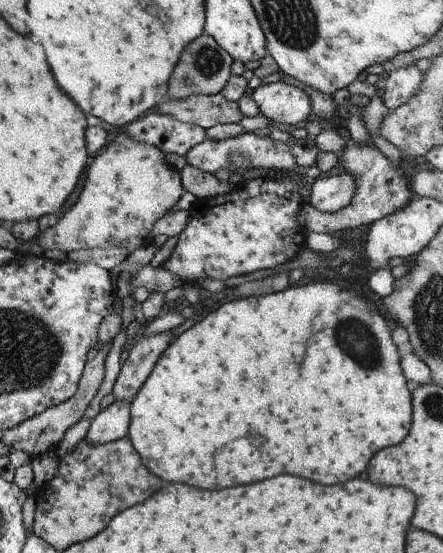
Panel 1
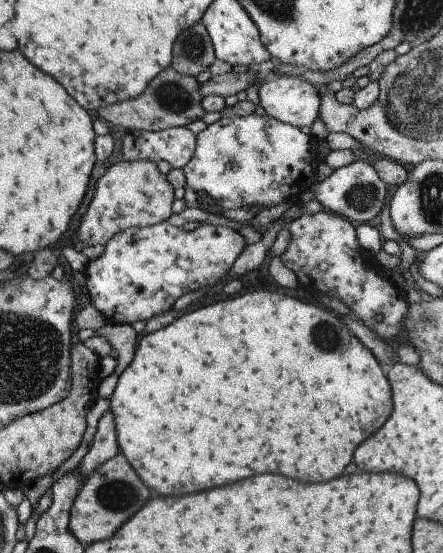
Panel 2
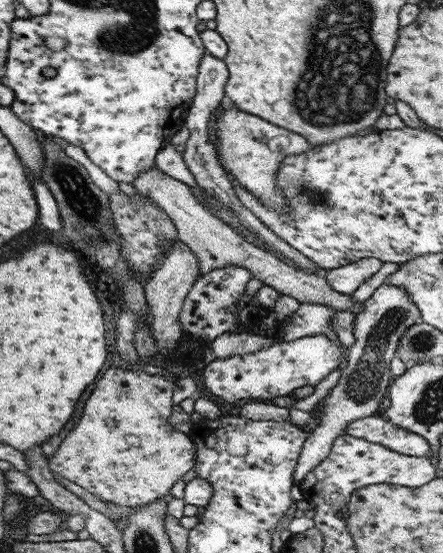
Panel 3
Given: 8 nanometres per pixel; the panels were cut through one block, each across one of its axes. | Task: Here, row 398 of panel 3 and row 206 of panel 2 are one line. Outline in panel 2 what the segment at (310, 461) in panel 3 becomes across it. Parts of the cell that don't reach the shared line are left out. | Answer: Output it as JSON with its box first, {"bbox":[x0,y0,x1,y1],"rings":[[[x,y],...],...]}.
{"bbox":[311,160,390,224],"rings":[[[353,160],[351,164],[333,170],[327,178],[321,182],[316,181],[311,188],[315,200],[323,206],[324,211],[347,218],[351,224],[369,222],[377,216],[387,202],[390,192],[377,176],[377,172],[371,168],[371,164],[365,160]]]}

